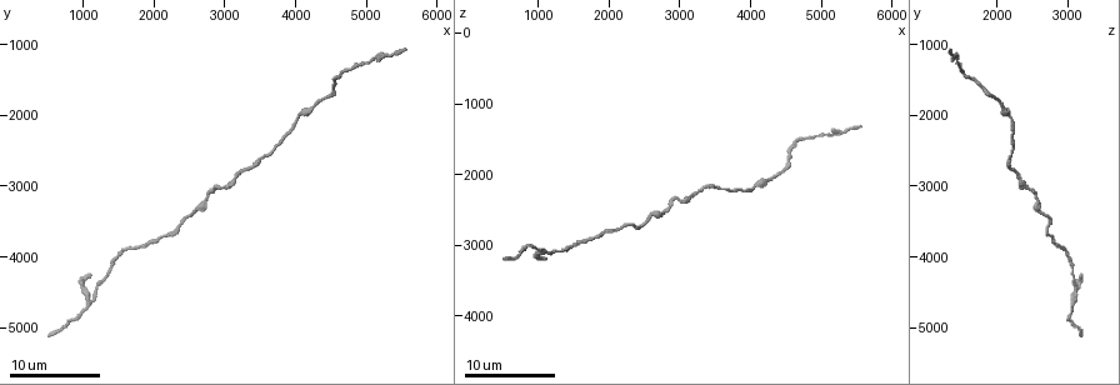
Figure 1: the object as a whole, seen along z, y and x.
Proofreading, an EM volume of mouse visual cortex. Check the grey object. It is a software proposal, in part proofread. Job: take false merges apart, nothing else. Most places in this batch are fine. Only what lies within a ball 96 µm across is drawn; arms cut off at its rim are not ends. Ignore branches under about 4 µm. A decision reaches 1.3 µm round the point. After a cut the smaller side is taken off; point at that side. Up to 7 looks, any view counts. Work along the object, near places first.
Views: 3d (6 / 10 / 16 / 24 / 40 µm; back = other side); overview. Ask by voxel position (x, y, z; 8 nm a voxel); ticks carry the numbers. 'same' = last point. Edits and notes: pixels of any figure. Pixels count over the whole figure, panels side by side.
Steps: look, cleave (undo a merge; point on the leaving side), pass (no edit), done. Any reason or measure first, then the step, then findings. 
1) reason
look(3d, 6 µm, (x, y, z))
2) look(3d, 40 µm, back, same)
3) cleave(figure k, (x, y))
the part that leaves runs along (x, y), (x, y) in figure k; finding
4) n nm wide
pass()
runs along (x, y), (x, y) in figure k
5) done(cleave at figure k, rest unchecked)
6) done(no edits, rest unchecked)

sudden change in width
look(3d, 10 µm, (4250, 1900, 2100))

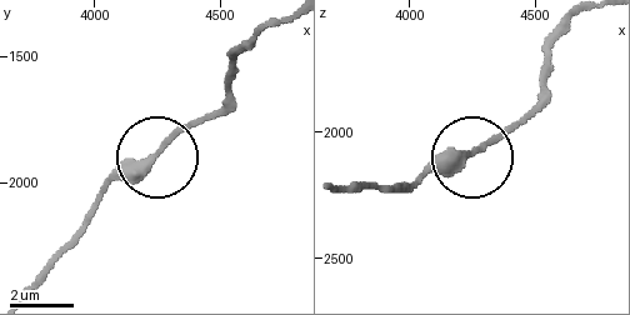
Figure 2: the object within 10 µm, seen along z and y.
pass()
runs along (21, 294), (108, 189), (139, 173), (209, 111) in figure 2; one cell here

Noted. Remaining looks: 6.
look(3d, 10 µm, (1450, 4100, 3050))

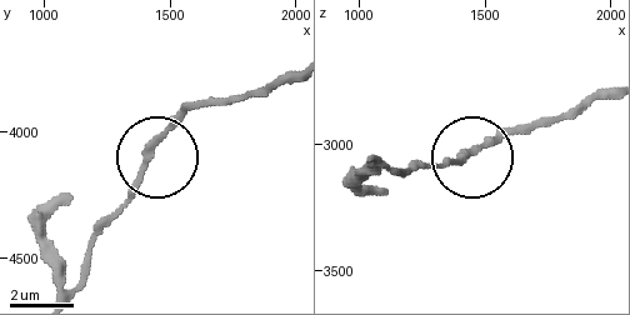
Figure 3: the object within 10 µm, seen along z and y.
look(3d, 6 µm, (1420, 4070, 3040))

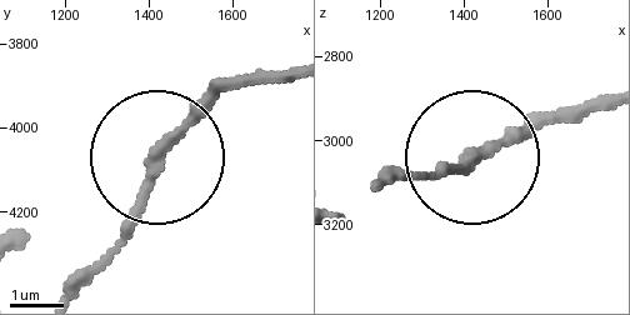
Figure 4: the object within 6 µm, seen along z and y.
pass()
runs along (596, 105), (556, 109), (461, 173), (386, 173) in figure 4; one cell here

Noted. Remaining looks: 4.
sudden change in width
look(3d, 10 µm, (2550, 3400, 2650))

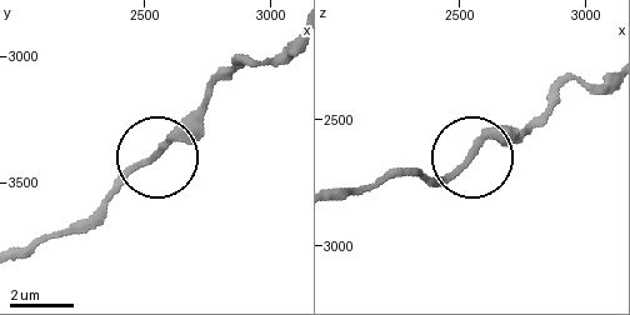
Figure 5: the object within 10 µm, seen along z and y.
pass()
runs along (581, 79), (530, 125), (488, 138), (448, 173), (418, 175) in figure 5; all the same cell

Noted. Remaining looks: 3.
look(3d, 10 µm, (3000, 3050, 2400))

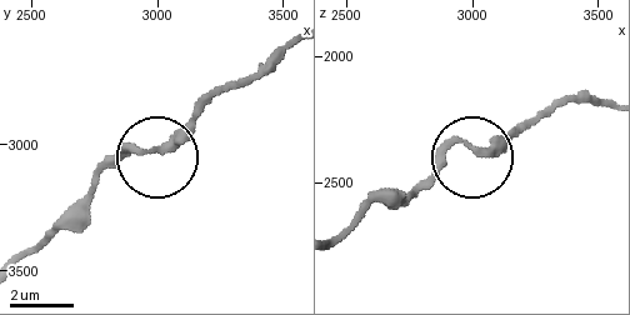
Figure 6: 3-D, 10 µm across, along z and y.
pass()
runs along (159, 151), (129, 149), (94, 170) in figure 6; all the same cell

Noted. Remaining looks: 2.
done(no edits, rest unchecked)

